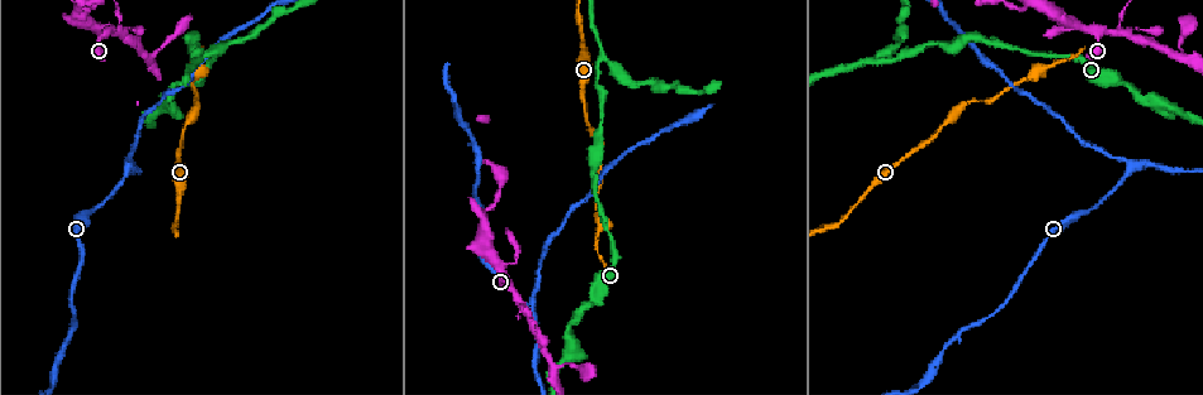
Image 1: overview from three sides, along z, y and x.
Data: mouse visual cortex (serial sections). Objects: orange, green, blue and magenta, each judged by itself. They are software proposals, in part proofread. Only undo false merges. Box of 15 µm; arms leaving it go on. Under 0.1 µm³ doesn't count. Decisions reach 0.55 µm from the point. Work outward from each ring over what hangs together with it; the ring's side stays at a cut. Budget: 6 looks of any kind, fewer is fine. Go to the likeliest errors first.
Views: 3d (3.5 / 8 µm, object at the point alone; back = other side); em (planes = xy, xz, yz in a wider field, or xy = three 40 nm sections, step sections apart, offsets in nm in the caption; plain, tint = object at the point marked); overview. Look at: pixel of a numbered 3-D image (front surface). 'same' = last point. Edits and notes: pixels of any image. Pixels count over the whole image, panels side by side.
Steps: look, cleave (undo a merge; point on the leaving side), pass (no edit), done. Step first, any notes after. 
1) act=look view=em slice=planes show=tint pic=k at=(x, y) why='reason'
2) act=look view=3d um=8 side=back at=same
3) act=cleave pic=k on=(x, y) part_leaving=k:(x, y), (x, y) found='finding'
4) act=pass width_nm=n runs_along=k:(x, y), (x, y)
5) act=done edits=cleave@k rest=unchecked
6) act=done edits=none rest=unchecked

act=look view=em slice=xy step=1 show=tint pic=1 at=(604, 57) why='three-way junction'

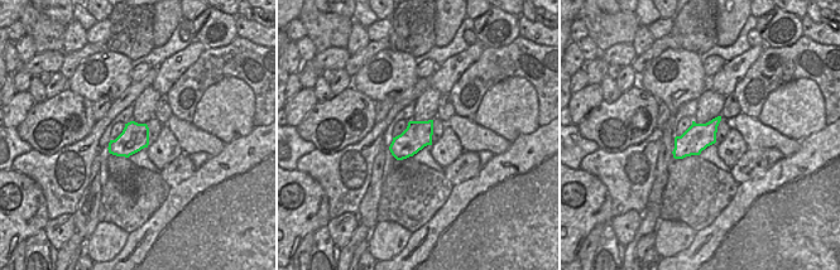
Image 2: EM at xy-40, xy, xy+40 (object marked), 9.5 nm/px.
act=look view=3d um=3.5 at=same

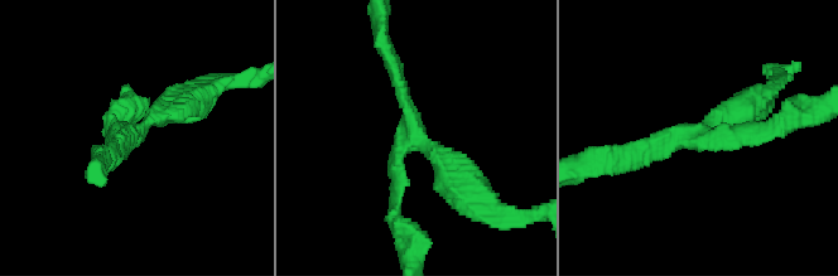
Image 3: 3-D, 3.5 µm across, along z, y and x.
act=pass arm_widths_nm=150,200,300 found='all the same cell'

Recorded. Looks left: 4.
act=look view=3d um=3.5 pic=1 at=(1026, 7) why='a narrow waist'

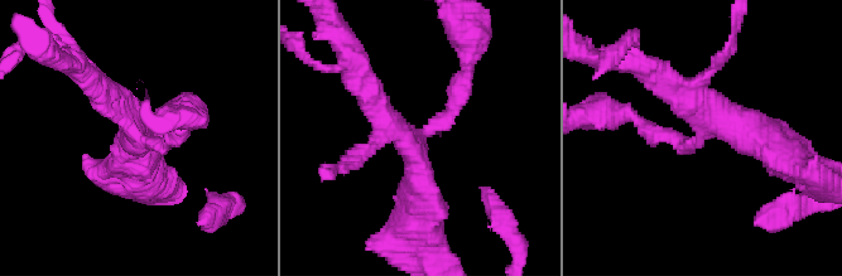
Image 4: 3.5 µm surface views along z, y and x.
act=look view=em slice=xy step=1 show=tint pic=4 at=(426, 132) arms=3 arm_widths_nm=200,300,450

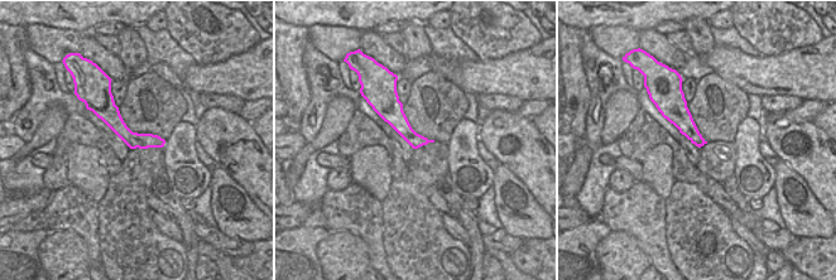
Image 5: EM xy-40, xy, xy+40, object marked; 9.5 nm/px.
act=pass width_nm=170 runs_along=5:(107, 93), (133, 140), (161, 143) found='all the same cell'

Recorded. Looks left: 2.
act=look view=3d um=3.5 side=back pic=1 at=(129, 165) why='arms part here'

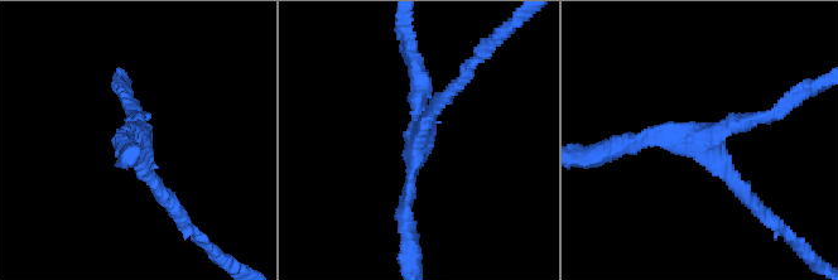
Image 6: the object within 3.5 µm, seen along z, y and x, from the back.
act=look view=em slice=xy step=5 show=tint pic=6 at=(139, 144) arms=3 arm_widths_nm=200,200,200

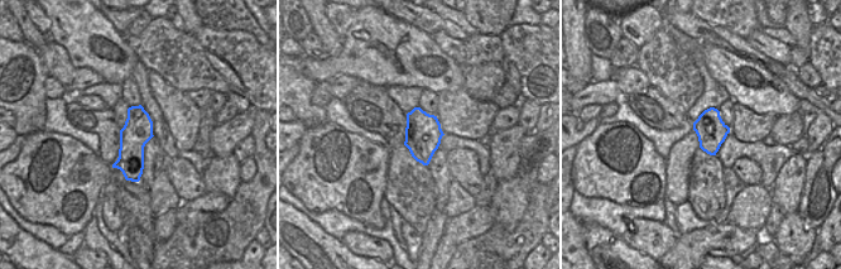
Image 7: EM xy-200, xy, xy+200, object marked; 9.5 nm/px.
act=pass runs_along=6:(169, 203), (141, 165), (130, 107) found='continuous, no second cell'

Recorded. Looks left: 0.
act=done edits=none rest=unchecked

